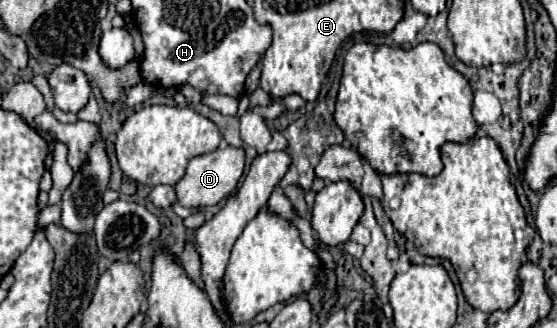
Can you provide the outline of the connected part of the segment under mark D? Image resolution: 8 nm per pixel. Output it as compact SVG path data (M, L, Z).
M218 147L210 153L198 155L188 163L186 175L176 183L176 197L178 203L184 207L204 207L216 205L228 193L234 191L238 179L244 171L244 149L238 147Z

